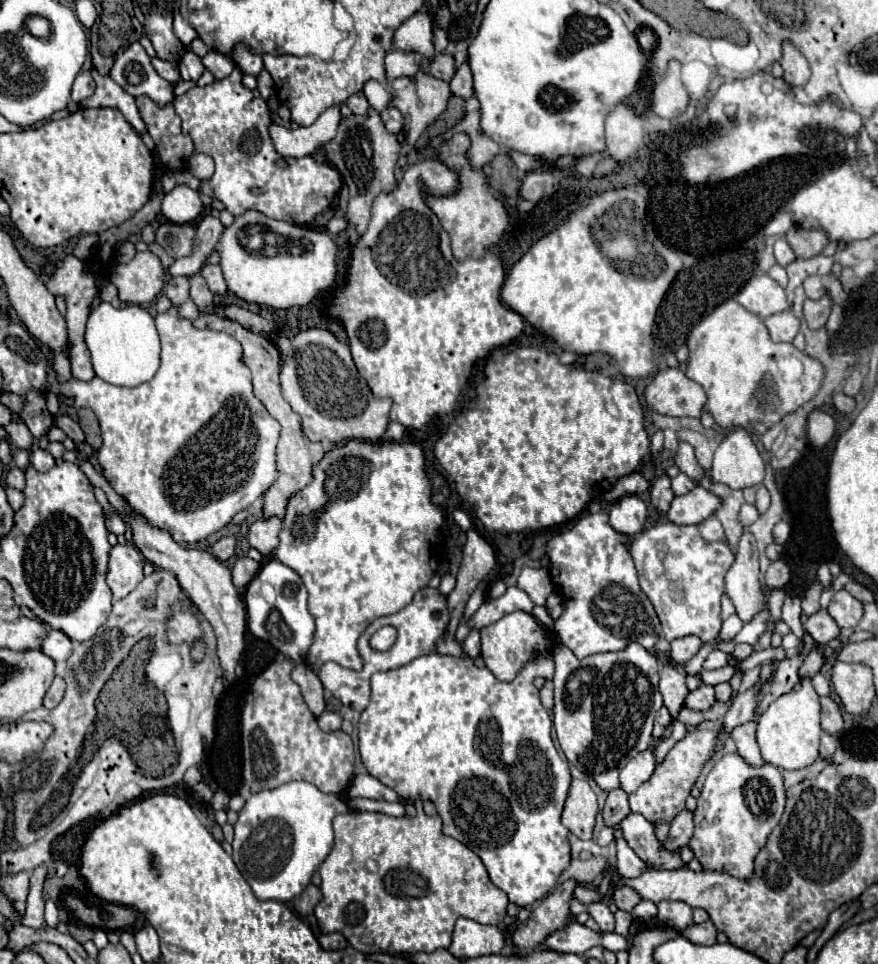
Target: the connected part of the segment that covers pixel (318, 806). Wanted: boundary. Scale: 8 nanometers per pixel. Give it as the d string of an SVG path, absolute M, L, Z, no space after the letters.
M288 782L278 786L276 790L266 790L254 794L244 804L238 822L234 824L234 842L232 842L232 858L238 866L244 880L250 884L252 892L258 900L278 900L290 902L300 896L302 890L310 884L312 874L320 868L320 864L328 858L334 846L334 828L332 820L338 814L348 812L348 804L340 794L324 794L310 782Z

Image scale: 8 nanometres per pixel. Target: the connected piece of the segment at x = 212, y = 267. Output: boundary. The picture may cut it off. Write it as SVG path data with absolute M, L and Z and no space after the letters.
M206 264L202 268L202 276L206 278L206 282L214 294L226 294L228 292L228 284L226 284L222 268L218 264Z

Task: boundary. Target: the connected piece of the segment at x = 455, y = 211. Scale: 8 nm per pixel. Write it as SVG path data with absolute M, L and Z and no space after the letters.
M454 134L452 140L436 148L436 158L440 158L446 166L452 166L460 174L460 186L458 186L458 192L452 196L428 198L432 212L440 218L444 230L448 230L452 238L452 252L456 254L456 260L464 260L468 256L482 258L484 250L490 248L492 244L498 244L510 226L510 216L504 204L496 200L492 194L488 194L488 184L484 174L470 166L466 158L468 146L470 146L470 140L466 134Z

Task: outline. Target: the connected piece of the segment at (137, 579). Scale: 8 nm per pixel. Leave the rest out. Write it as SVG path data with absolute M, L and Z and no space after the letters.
M118 544L112 548L106 582L114 598L128 596L142 582L142 576L144 576L142 566L144 566L144 556L136 546Z

